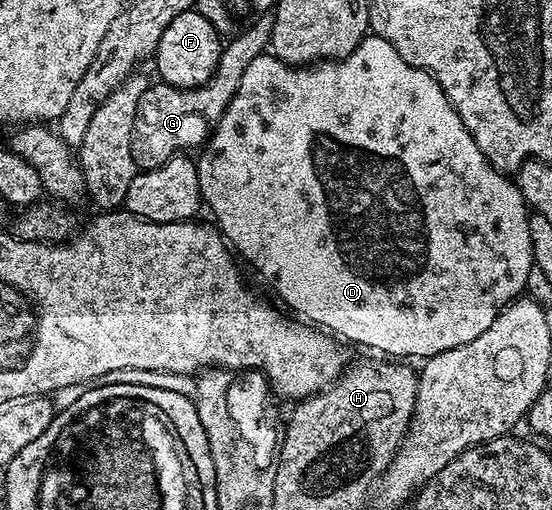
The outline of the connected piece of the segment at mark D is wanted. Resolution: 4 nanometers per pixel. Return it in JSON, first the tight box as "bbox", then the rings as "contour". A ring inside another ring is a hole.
{"bbox":[196,34,534,358],"contour":[[[369,34],[346,58],[326,60],[307,66],[287,64],[271,54],[254,58],[254,62],[250,62],[250,66],[246,66],[246,70],[242,74],[242,82],[238,82],[238,90],[234,94],[230,106],[226,106],[222,118],[216,123],[216,127],[212,129],[202,151],[204,153],[198,156],[196,160],[200,198],[206,208],[212,211],[213,218],[211,217],[211,219],[224,239],[241,257],[244,255],[272,283],[273,290],[297,312],[293,312],[297,317],[303,318],[313,326],[319,326],[321,329],[327,330],[331,335],[347,342],[349,345],[361,344],[364,348],[373,348],[376,352],[385,352],[388,355],[385,357],[388,358],[408,358],[404,356],[427,358],[434,354],[442,354],[442,350],[454,350],[454,346],[466,346],[466,342],[474,342],[474,338],[478,338],[478,334],[482,334],[493,324],[494,318],[498,318],[498,314],[503,308],[517,299],[526,289],[527,276],[530,274],[534,261],[532,258],[532,243],[530,242],[530,226],[528,225],[530,209],[520,192],[519,186],[516,185],[515,179],[509,178],[505,173],[496,169],[488,161],[486,154],[482,154],[482,150],[478,150],[478,142],[474,142],[470,130],[466,130],[462,118],[458,118],[458,110],[454,110],[454,106],[450,106],[450,98],[446,98],[442,86],[438,86],[438,82],[434,79],[432,73],[410,66],[410,62],[406,62],[406,58],[402,58],[402,54],[398,54],[398,50],[394,50],[394,46],[390,42],[386,42],[386,38]]]}

